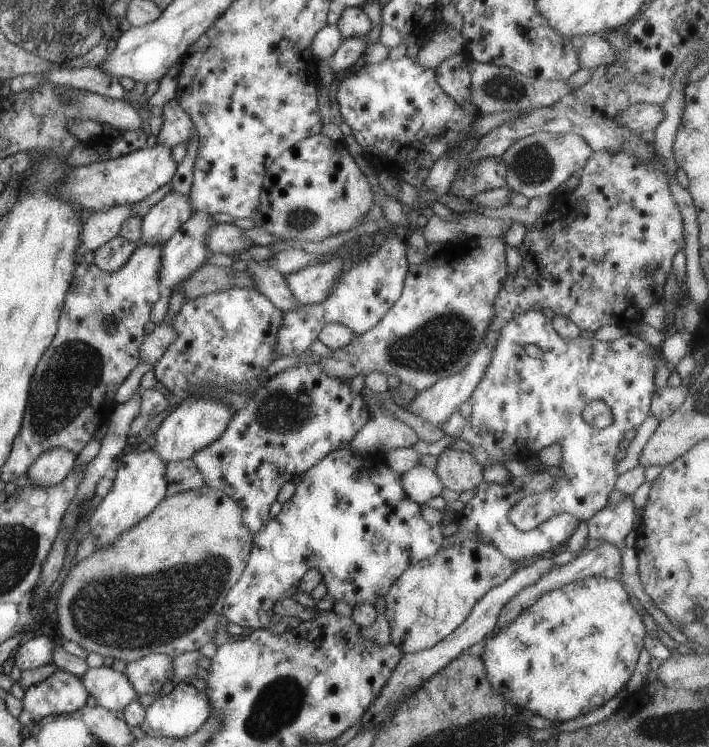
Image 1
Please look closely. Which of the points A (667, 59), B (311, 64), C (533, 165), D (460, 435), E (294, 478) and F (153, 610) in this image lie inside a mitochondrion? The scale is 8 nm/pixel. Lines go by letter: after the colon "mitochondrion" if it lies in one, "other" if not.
A: other
B: other
C: mitochondrion
D: other
E: other
F: mitochondrion

